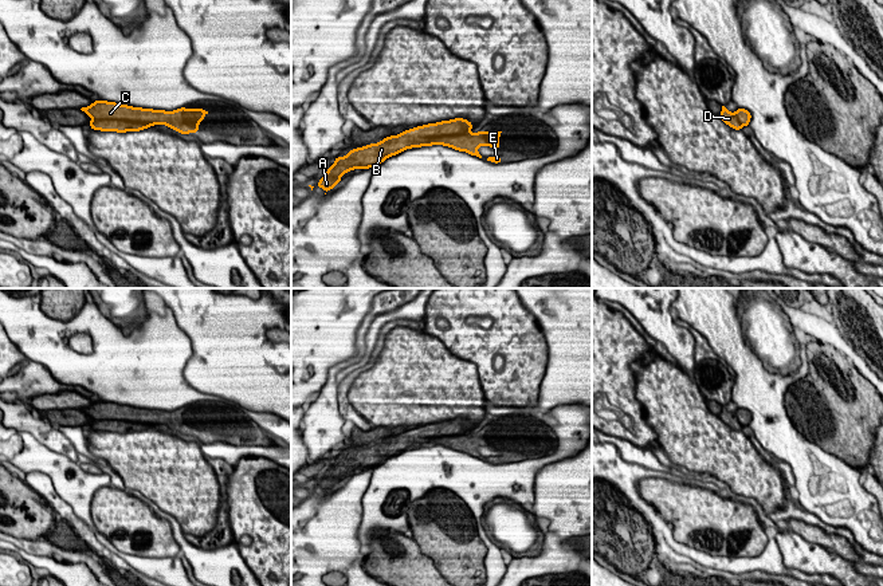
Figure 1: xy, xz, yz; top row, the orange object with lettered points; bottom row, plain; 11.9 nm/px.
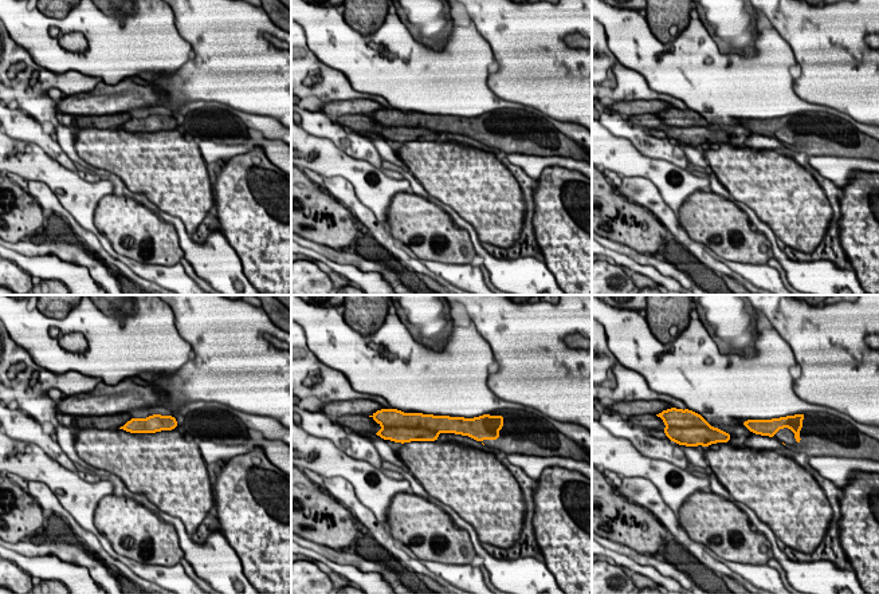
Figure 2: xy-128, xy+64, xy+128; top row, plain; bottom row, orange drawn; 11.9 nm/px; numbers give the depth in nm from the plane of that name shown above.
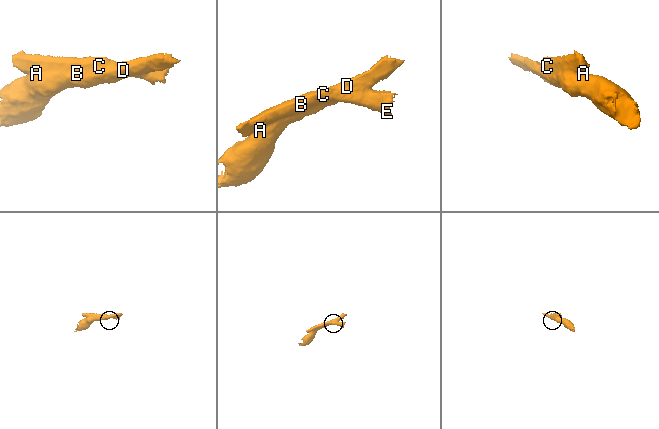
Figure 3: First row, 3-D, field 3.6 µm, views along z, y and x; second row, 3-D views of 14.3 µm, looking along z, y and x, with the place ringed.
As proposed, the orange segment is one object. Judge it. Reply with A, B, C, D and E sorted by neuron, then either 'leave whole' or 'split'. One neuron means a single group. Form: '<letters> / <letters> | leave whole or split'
A B D / C E | split

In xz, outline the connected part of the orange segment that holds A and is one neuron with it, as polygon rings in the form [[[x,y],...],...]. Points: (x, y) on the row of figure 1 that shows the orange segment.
[[[455,118],[408,129],[397,135],[389,135],[377,143],[348,152],[345,157],[335,157],[317,186],[326,193],[342,181],[342,176],[354,169],[369,169],[382,164],[386,158],[407,149],[421,148],[432,137],[466,134],[472,123],[464,118]]]

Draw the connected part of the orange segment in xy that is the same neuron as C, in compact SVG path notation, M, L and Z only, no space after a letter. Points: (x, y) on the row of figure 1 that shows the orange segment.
M95 101L82 107L91 119L123 119L154 125L165 125L180 134L199 133L199 123L208 114L205 109L180 107L173 111L133 107L107 101Z

